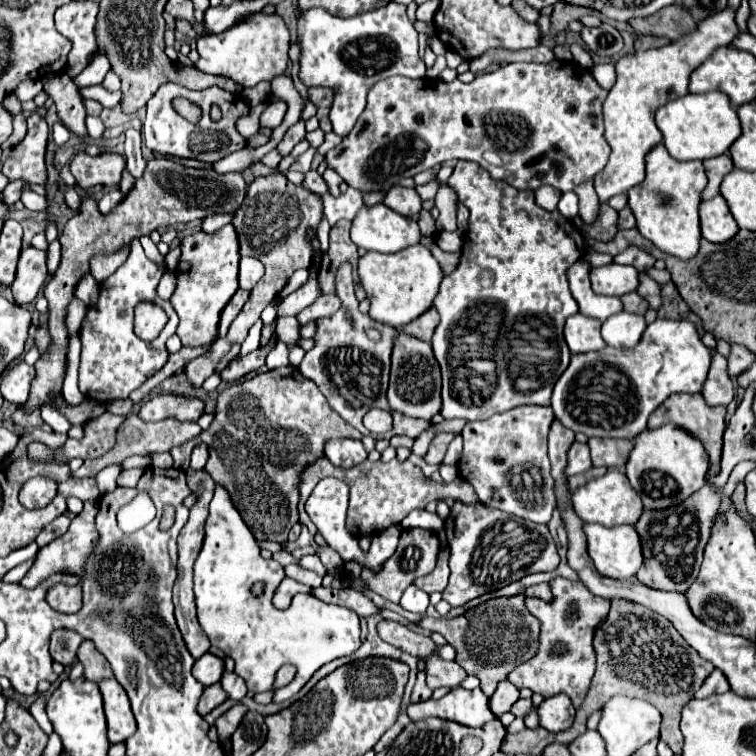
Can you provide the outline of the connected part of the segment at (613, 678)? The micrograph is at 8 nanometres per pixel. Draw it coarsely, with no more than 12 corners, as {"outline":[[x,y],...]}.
{"outline":[[612,599],[570,743],[612,695],[650,701],[682,753],[680,711],[714,665],[668,619]]}

